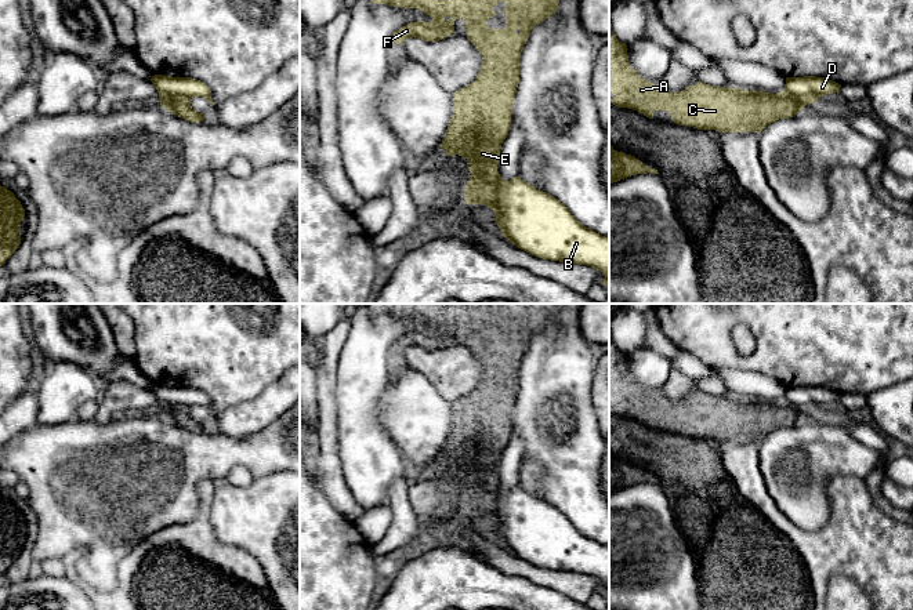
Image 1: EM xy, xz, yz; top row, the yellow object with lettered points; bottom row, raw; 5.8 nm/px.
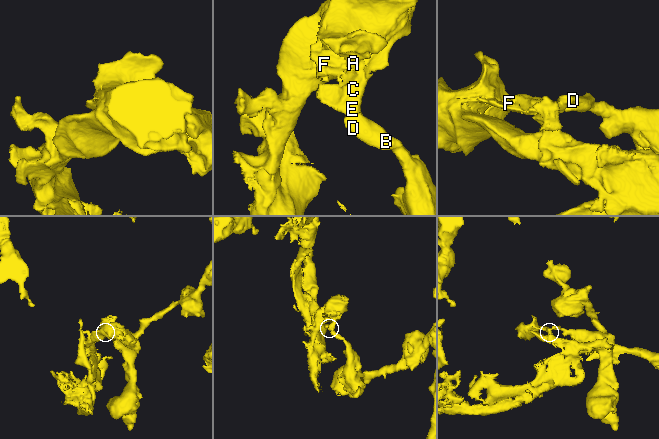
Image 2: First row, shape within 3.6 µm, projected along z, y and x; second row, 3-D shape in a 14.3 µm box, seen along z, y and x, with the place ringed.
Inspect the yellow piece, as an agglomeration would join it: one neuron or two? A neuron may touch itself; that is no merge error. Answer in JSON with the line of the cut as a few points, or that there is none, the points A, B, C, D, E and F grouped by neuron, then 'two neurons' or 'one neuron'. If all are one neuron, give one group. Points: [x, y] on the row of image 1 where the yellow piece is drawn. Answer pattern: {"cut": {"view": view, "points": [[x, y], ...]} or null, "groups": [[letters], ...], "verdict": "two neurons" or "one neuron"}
{"cut": {"view": "xz", "points": [[497, 173], [492, 181], [471, 175]]}, "groups": [["A", "C", "E", "F"], ["B", "D"]], "verdict": "two neurons"}

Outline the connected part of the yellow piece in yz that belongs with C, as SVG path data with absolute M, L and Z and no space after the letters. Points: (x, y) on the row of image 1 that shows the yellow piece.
M609 8L609 94L617 108L628 108L653 119L655 110L667 110L678 126L718 132L761 131L779 119L789 119L807 102L785 92L749 91L715 87L702 81L673 94L638 76L630 66L627 44L612 32Z

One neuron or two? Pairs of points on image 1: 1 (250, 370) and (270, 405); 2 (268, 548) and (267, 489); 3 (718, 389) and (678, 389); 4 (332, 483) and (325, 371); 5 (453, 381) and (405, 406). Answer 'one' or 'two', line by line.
1: two
2: one
3: two
4: one
5: two

